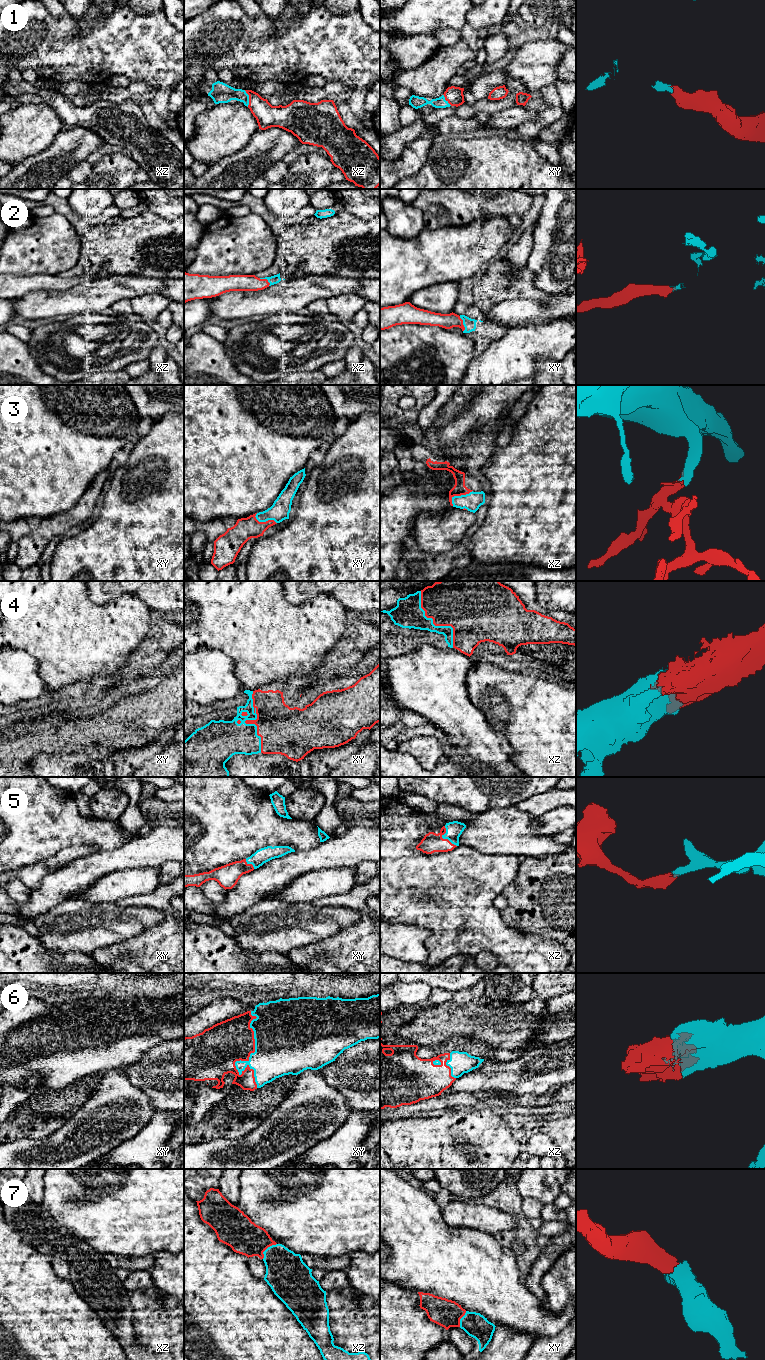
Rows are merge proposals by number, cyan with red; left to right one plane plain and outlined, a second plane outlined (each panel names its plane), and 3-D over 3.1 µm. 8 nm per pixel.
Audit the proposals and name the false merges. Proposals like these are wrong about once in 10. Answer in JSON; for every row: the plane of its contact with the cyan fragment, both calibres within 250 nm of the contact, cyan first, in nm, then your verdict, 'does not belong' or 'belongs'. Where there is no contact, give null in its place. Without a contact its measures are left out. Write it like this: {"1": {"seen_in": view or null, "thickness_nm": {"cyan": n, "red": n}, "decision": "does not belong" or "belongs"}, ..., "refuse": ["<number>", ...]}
{"1": {"seen_in": "xz", "thickness_nm": {"cyan": 160, "red": 190}, "decision": "belongs"}, "2": {"seen_in": "xy", "thickness_nm": {"cyan": 100, "red": 120}, "decision": "belongs"}, "3": {"seen_in": "xz", "thickness_nm": {"cyan": 140, "red": 100}, "decision": "belongs"}, "4": {"seen_in": "xy", "thickness_nm": {"cyan": 300, "red": 320}, "decision": "belongs"}, "5": {"seen_in": "xz", "thickness_nm": {"cyan": 130, "red": 160}, "decision": "belongs"}, "6": {"seen_in": "xy", "thickness_nm": {"cyan": 360, "red": 360}, "decision": "belongs"}, "7": {"seen_in": "xz", "thickness_nm": {"cyan": 340, "red": 280}, "decision": "belongs"}, "refuse": []}

